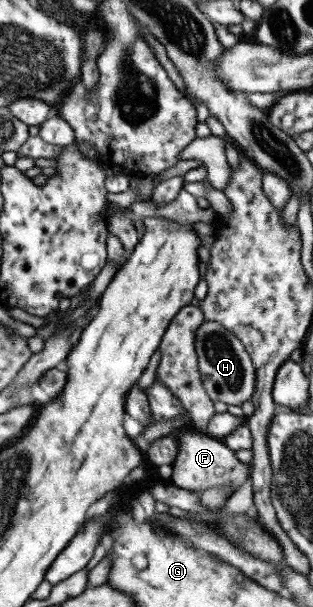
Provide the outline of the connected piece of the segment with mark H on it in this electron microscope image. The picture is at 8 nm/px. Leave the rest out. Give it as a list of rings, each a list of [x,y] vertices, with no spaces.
[[[204,320],[195,330],[194,347],[199,378],[213,402],[219,400],[226,405],[241,406],[245,400],[251,400],[255,388],[254,368],[249,354],[232,332],[219,323]]]

